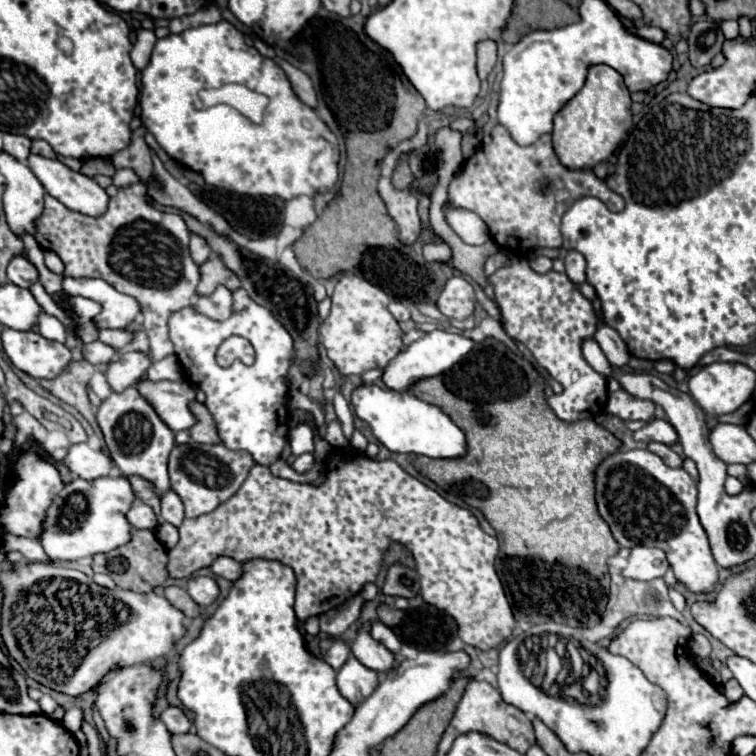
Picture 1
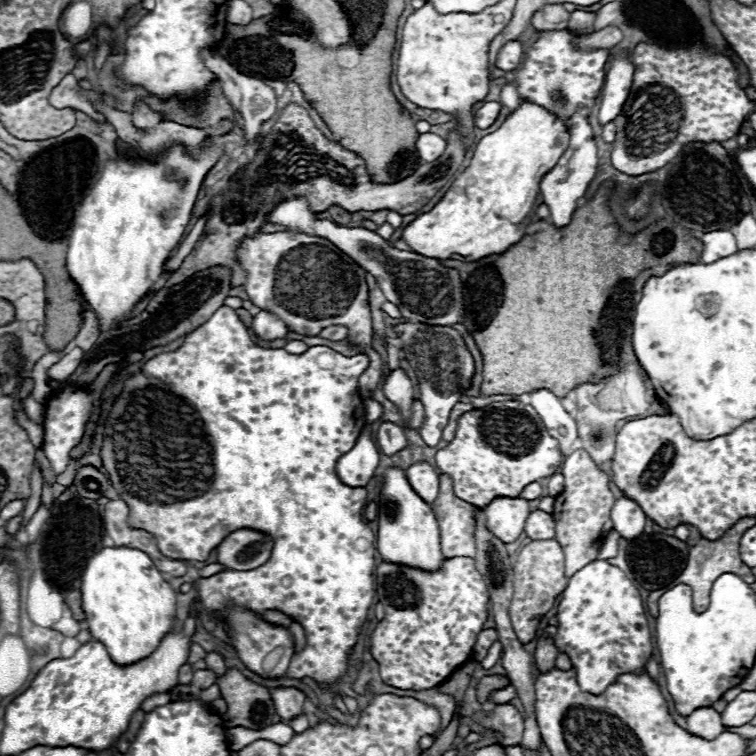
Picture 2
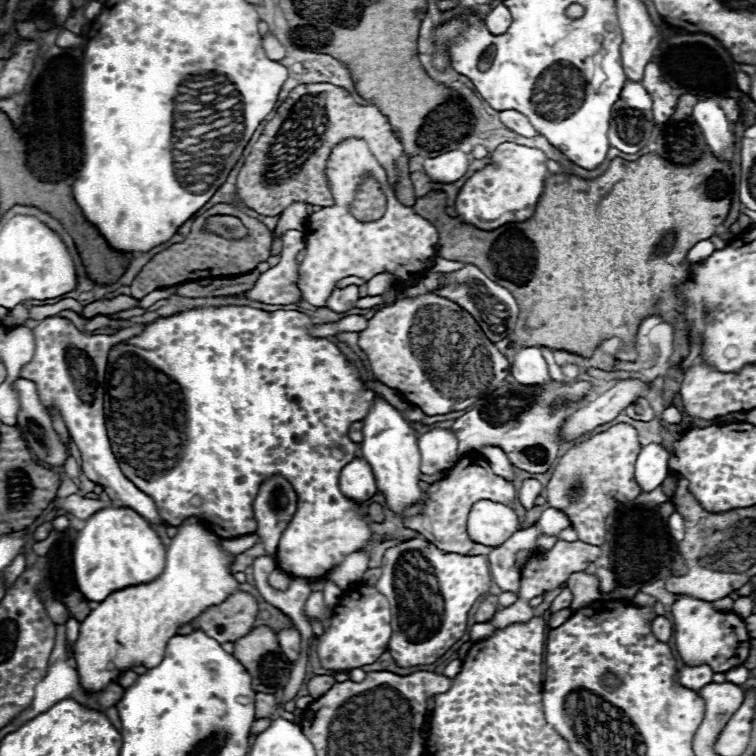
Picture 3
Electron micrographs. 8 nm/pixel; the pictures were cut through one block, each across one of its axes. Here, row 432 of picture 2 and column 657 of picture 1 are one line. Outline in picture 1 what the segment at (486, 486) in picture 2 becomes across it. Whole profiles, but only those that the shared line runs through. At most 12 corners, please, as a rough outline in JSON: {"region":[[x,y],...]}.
{"region":[[648,448],[596,466],[598,514],[620,546],[666,552],[692,592],[718,566],[696,482]]}

